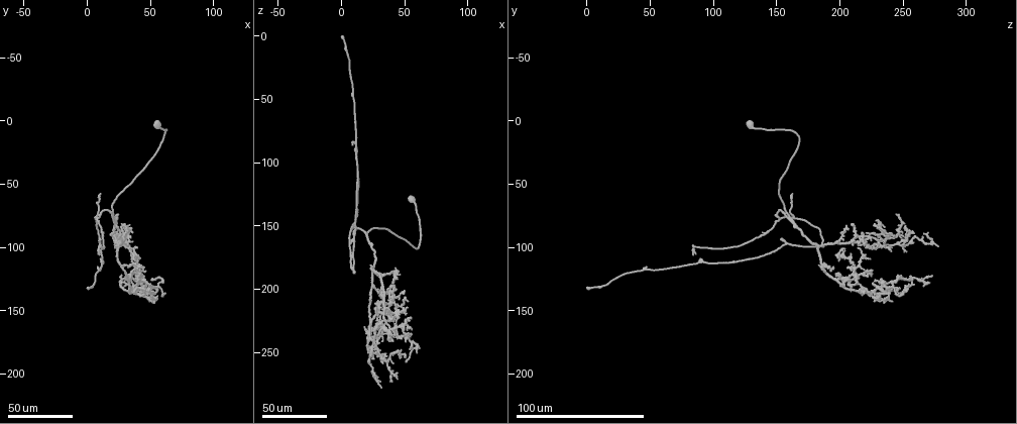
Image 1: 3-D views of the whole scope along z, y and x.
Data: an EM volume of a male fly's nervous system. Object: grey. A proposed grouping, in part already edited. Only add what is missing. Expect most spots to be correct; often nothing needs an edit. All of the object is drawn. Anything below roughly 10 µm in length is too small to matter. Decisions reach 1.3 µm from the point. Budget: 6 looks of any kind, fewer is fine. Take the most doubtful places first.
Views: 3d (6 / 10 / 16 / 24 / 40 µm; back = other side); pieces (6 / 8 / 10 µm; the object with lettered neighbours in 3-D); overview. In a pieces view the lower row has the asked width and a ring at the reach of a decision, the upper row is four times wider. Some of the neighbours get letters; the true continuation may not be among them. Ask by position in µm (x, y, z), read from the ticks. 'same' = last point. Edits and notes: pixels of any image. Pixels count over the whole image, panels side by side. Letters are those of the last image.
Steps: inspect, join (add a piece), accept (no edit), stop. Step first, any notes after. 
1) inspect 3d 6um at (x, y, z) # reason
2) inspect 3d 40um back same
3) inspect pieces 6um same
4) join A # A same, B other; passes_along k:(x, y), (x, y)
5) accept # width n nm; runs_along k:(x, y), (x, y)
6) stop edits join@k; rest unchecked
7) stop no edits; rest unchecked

inspect 3d 24um at (50, 126, 258) # free end

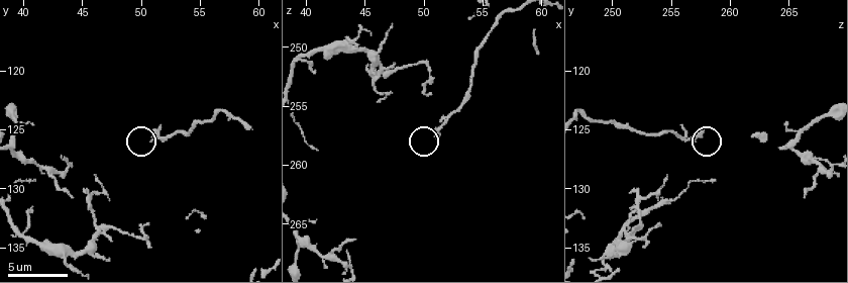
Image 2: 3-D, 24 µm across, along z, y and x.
inspect 3d 10um at (51.2, 125.2, 257.4)

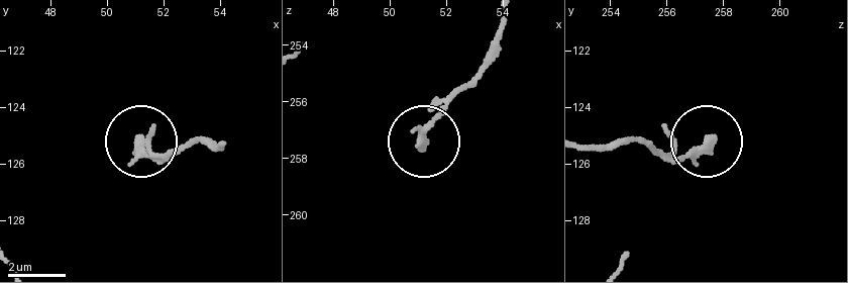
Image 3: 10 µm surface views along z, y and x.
inspect pieces 8um at (51.2, 125.2, 257.4)

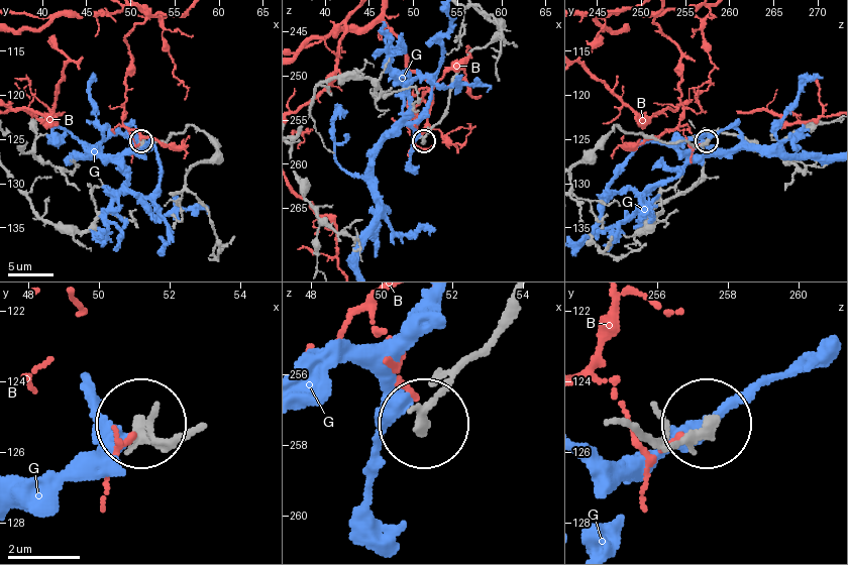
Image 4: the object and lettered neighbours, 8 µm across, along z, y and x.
accept # B other, G other; runs_along 4:(616, 421), (652, 436), (704, 430); no lettered piece goes on from it

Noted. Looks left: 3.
inspect 3d 24um at (62, 136, 246) # tapers out

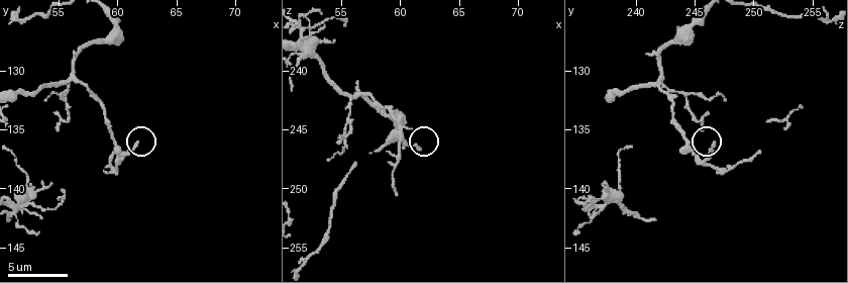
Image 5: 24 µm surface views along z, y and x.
inspect pieces 10um at (61.6, 136.4, 246.8)

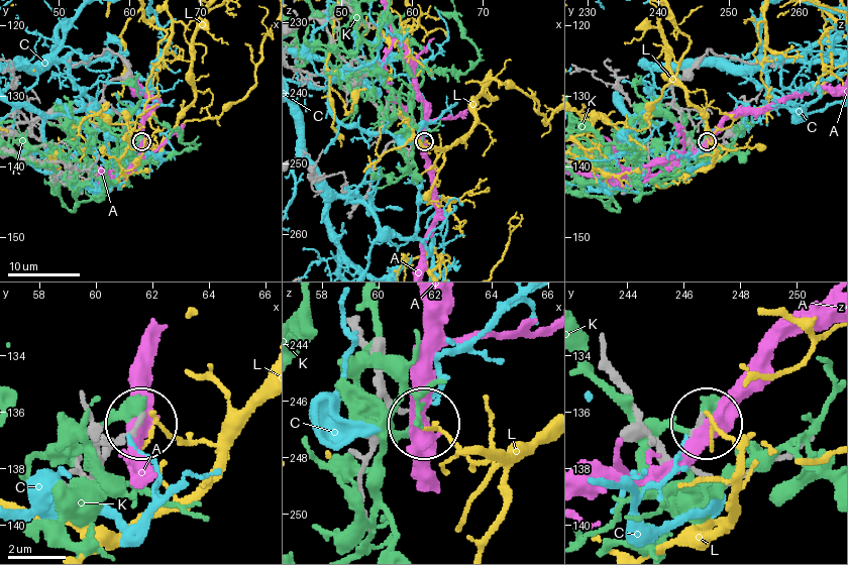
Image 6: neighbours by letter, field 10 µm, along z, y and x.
accept # width 180 nm; A other, C other, K other, L other; none of them fits

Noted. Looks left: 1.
stop no edits; rest unchecked

